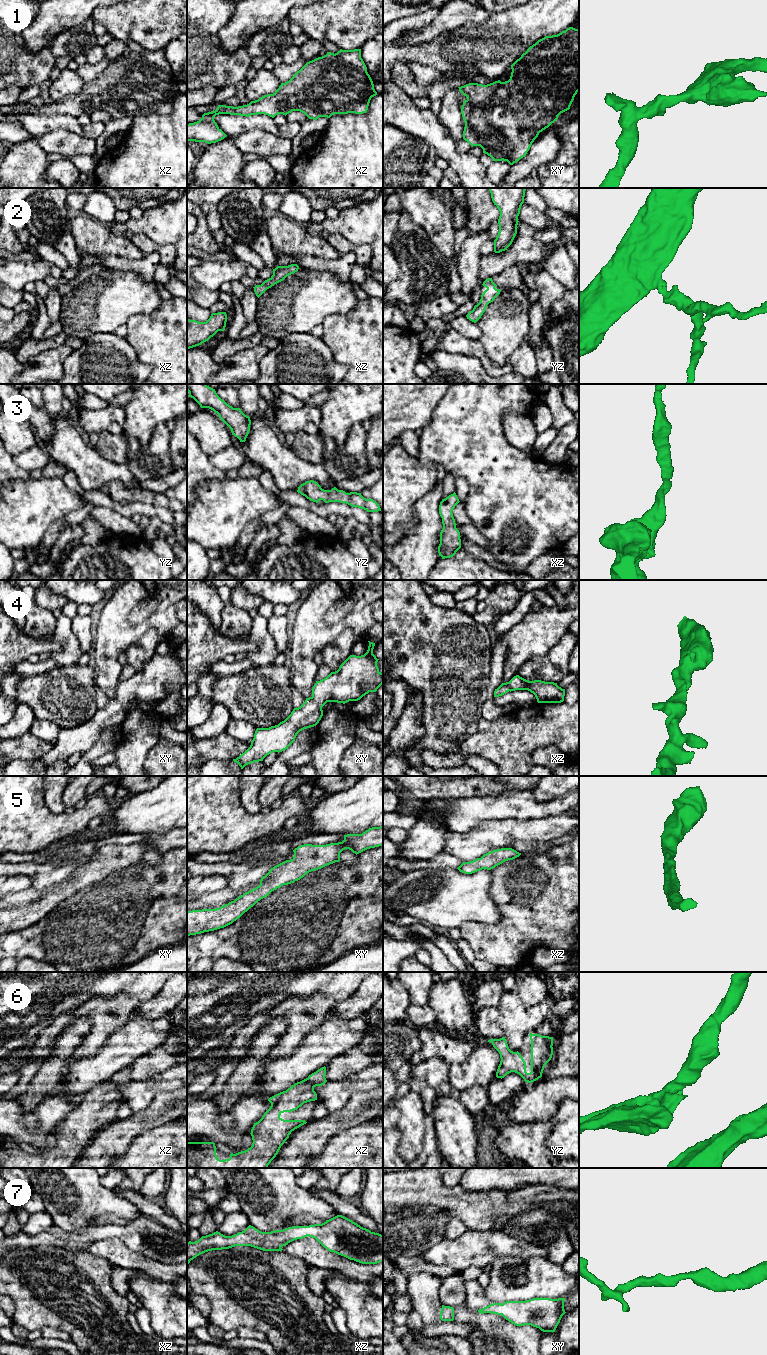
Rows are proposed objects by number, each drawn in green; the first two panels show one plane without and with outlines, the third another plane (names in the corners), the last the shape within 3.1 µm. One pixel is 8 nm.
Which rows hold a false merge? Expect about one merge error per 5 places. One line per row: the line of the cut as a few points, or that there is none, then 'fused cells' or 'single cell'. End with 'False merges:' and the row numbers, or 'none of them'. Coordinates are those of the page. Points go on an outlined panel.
1: cut none; single cell
2: cut none; single cell
3: cut none; single cell
4: cut none; single cell
5: cut none; single cell
6: cut none; single cell
7: cut none; single cell
False merges: none of them

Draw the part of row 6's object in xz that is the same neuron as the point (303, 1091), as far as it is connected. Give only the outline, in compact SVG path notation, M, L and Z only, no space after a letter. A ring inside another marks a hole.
M324 1066L306 1079L295 1083L286 1091L270 1097L268 1099L271 1103L270 1108L258 1122L254 1123L251 1129L252 1146L245 1151L231 1153L229 1159L220 1160L217 1158L217 1148L214 1142L187 1142L187 1168L268 1168L291 1132L307 1123L305 1120L284 1120L280 1115L284 1112L297 1110L304 1103L317 1100L314 1088L327 1082L325 1075L326 1067Z

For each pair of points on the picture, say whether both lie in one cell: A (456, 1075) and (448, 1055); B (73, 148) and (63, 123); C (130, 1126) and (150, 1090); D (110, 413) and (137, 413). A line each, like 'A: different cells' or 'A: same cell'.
A: different cells
B: different cells
C: different cells
D: different cells

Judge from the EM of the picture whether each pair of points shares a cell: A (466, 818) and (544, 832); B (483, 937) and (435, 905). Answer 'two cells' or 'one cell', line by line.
A: two cells
B: two cells

